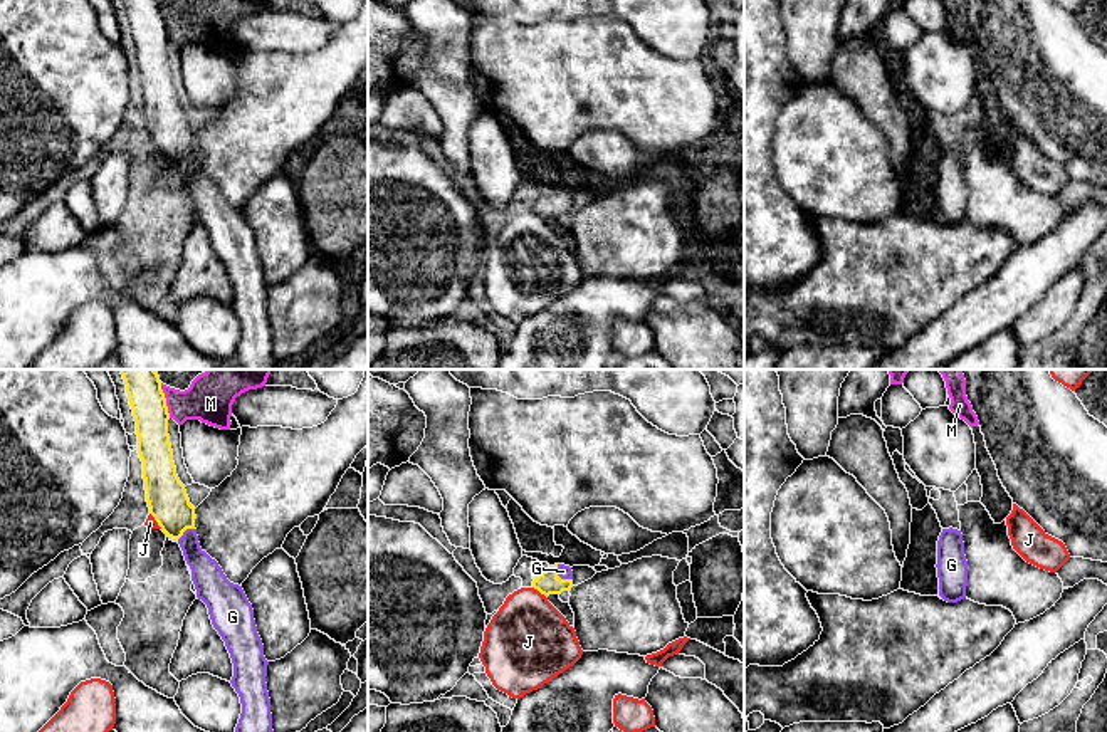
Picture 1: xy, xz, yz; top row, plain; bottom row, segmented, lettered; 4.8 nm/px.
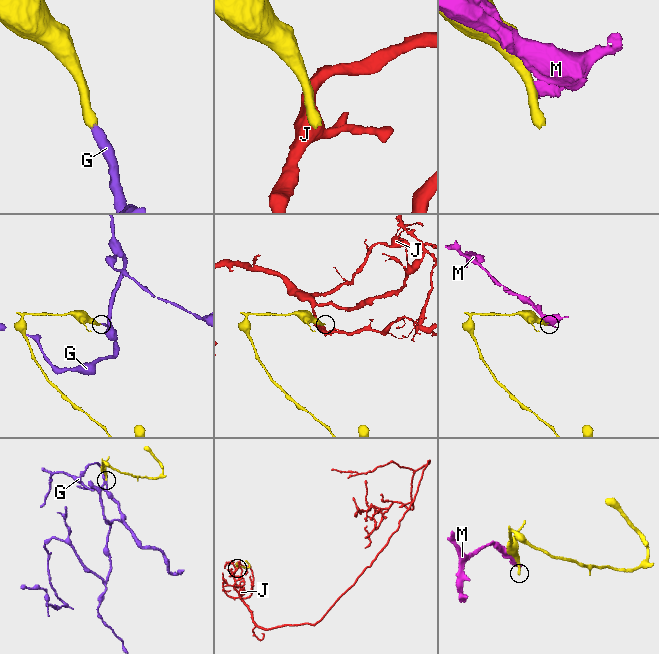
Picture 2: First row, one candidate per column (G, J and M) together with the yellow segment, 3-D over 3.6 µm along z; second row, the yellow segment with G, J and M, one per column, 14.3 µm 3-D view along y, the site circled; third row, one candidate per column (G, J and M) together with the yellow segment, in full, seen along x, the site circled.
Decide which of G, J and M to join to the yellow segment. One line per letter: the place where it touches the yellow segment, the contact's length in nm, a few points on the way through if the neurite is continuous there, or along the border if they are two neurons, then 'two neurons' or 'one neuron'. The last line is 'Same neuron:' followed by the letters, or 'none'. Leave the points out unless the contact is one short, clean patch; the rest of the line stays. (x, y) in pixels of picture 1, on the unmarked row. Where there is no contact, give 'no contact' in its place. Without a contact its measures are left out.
G: xz (558, 200) | 110 nm | across xz (548, 205), (558, 200), (563, 195) | one neuron
J: xz (540, 215) | 80 nm | along xz (533, 210), (545, 220) | two neurons
M: xy (165, 24) | 180 nm | two neurons
Same neuron: G

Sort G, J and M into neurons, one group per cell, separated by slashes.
G / J / M

